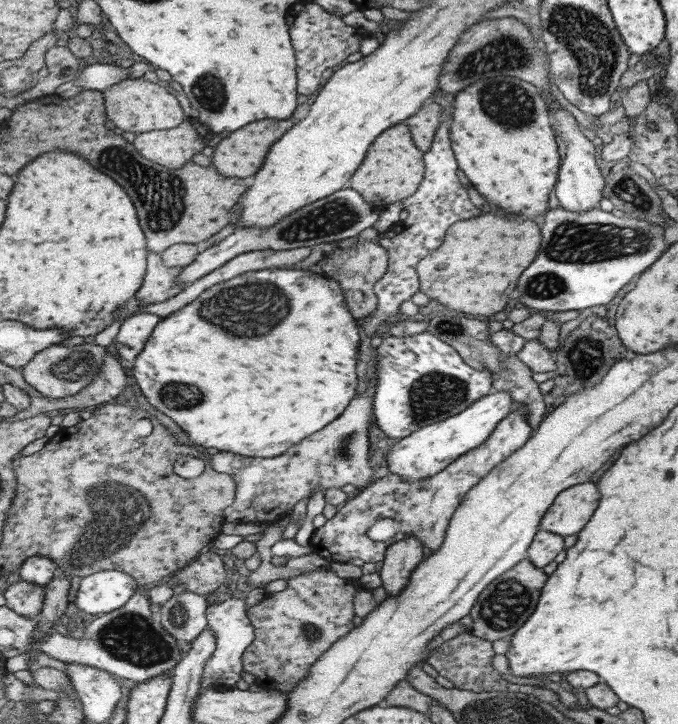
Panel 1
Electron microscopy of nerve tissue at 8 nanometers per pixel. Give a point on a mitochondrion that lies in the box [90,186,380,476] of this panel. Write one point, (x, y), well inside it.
(226, 304)

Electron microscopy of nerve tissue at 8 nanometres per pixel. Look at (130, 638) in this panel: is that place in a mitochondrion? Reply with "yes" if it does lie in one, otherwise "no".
yes

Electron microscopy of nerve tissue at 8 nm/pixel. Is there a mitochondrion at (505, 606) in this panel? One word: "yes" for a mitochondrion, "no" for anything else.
yes

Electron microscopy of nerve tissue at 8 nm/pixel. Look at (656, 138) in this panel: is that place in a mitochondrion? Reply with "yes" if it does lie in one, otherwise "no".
no

